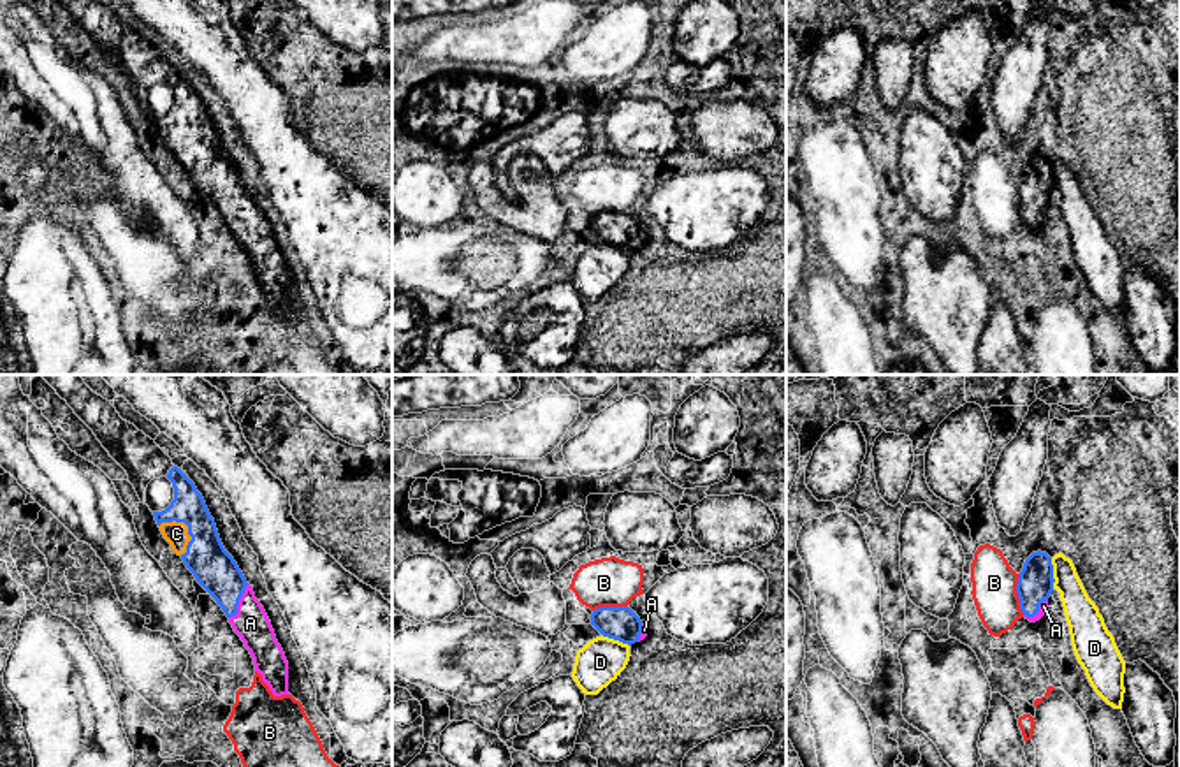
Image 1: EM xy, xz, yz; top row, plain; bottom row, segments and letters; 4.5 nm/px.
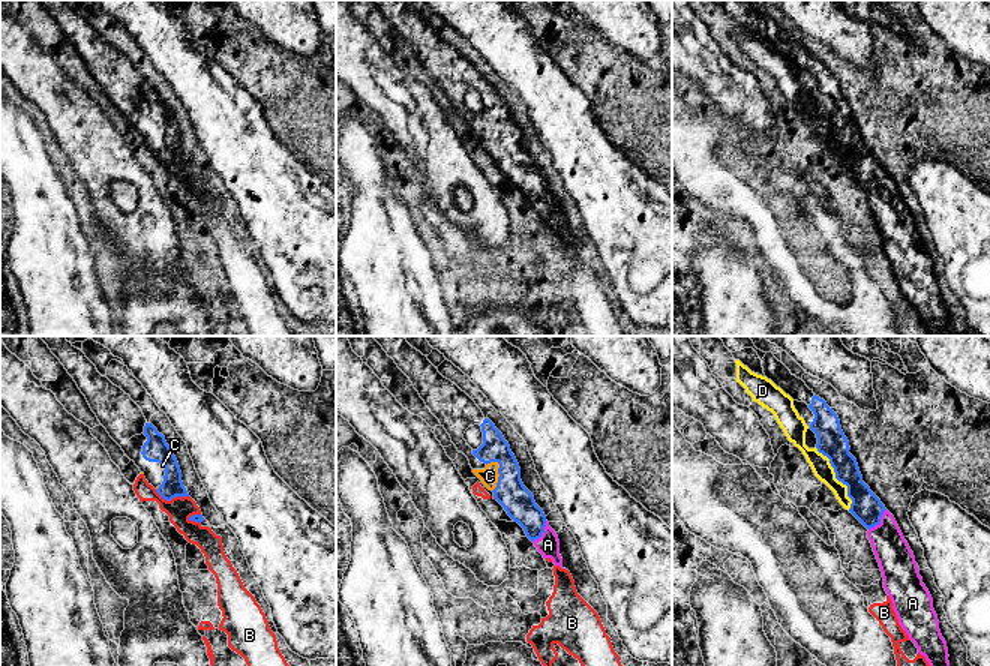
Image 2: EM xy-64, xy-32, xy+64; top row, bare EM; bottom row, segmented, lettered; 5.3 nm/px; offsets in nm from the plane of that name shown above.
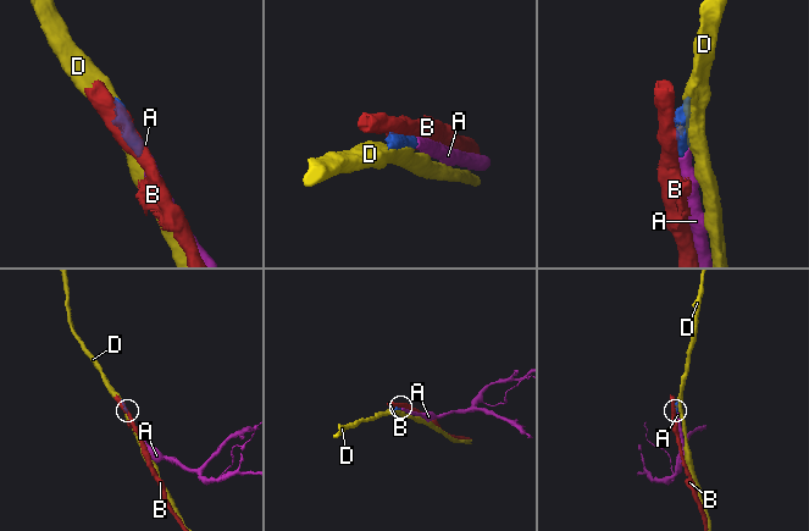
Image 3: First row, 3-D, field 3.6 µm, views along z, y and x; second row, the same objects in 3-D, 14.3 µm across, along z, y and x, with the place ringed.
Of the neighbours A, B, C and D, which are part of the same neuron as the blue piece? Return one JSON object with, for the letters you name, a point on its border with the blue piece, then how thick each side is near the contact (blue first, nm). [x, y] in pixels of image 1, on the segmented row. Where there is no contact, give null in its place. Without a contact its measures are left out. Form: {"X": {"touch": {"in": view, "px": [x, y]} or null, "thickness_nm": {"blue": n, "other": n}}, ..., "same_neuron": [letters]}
{"A": {"touch": {"in": "xy", "px": [238, 602]}, "thickness_nm": {"blue": 190, "other": 160}}, "C": {"touch": {"in": "xy", "px": [189, 528]}, "thickness_nm": {"blue": 190, "other": 110}}, "same_neuron": ["A", "C"]}

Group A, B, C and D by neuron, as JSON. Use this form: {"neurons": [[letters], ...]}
{"neurons": [["A", "C"], ["B"], ["D"]]}

